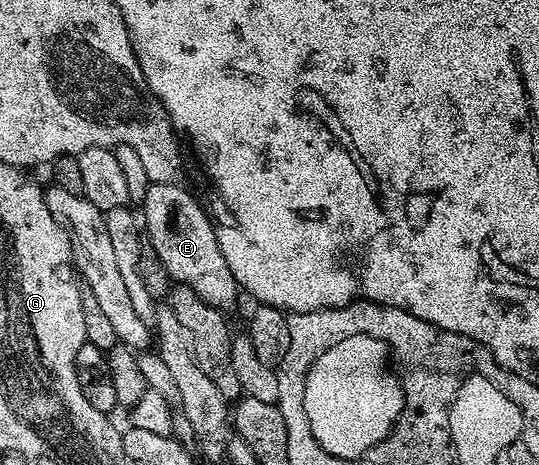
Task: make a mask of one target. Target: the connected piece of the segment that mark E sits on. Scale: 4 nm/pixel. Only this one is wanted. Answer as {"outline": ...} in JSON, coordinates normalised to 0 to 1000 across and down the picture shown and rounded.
{"outline":[[[330,389],[284,391],[273,402],[262,437],[262,477],[269,488],[269,512],[289,535],[297,566],[308,576],[319,609],[349,615],[391,658],[429,671],[447,634],[417,551],[403,525],[399,480],[390,458],[369,445],[369,434]]]}

